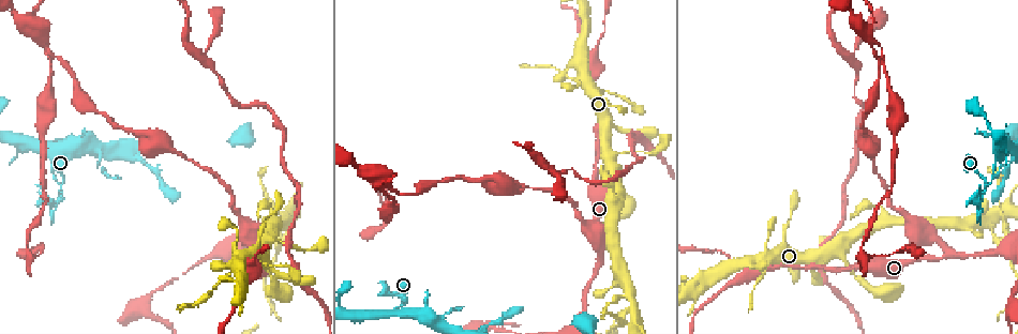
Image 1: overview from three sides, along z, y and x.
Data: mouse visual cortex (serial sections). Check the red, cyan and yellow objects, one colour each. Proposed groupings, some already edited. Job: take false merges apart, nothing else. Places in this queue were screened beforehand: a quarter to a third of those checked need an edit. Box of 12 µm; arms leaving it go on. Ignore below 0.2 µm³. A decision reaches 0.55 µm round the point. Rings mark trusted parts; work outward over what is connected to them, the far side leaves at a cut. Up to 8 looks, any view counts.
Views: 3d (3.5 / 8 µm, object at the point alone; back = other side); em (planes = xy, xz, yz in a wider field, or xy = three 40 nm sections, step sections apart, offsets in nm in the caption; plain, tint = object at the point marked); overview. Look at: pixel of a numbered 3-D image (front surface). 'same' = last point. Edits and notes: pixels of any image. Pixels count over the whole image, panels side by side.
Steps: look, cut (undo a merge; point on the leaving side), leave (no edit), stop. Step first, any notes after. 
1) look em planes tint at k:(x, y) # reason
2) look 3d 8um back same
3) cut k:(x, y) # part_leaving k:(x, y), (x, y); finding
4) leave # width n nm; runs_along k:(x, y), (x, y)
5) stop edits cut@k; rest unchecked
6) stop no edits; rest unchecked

look 3d 3.5um at 1:(404, 305) # sharp bend

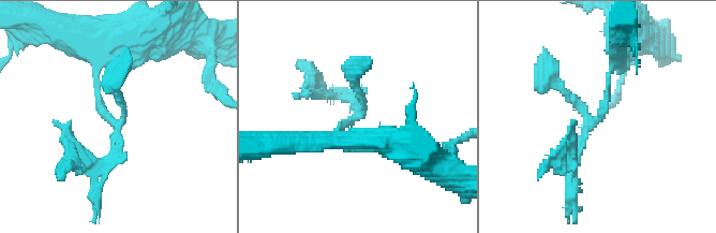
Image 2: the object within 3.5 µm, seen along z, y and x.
look em xy step 1 tint at 2:(121, 125) # shape alone is not enough

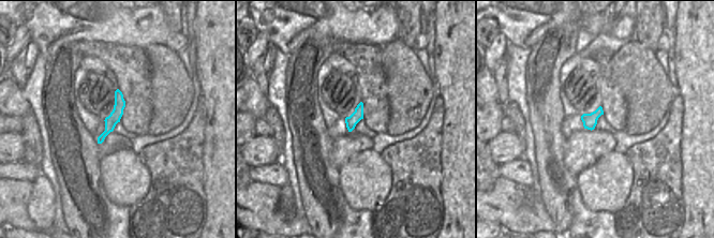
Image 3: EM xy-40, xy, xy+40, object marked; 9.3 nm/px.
leave # runs_along 2:(355, 71), (362, 113), (342, 137); all the same cell

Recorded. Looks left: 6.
look 3d 3.5um at 1:(284, 239) # abrupt turn

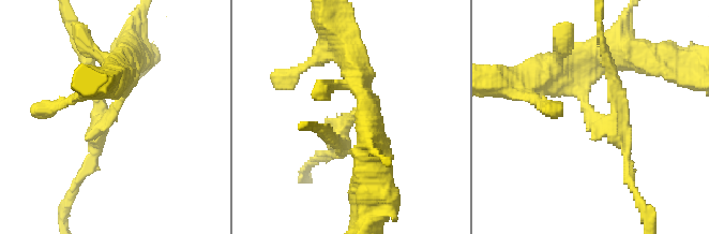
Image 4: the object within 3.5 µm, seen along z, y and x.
look em xy step 2 tint at 4:(101, 122)

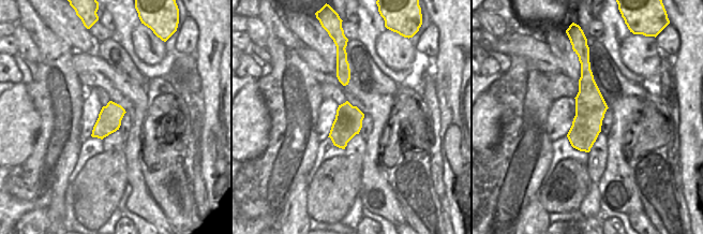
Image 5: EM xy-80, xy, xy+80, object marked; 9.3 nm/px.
cut 4:(91, 169) # a second cell is stuck on

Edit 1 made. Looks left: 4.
look overview

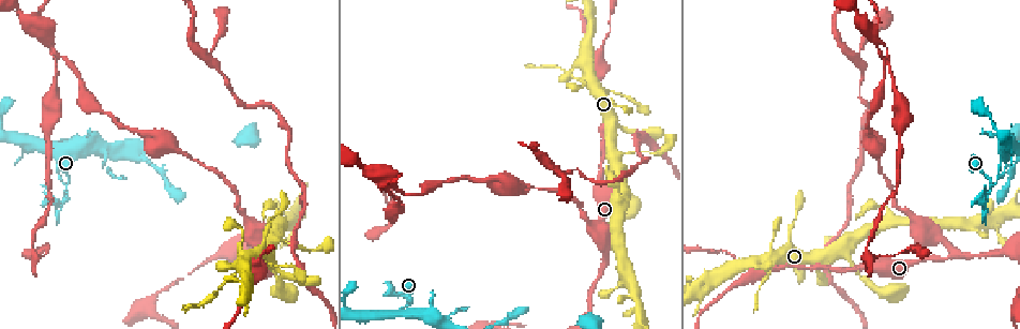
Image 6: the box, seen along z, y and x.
look 3d 3.5um at 6:(736, 282) # thick turns thin

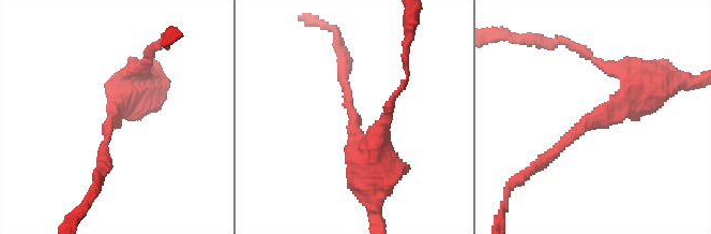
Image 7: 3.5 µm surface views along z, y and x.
look em planes tint at 7:(352, 112) # arm_widths 200, 450 nm

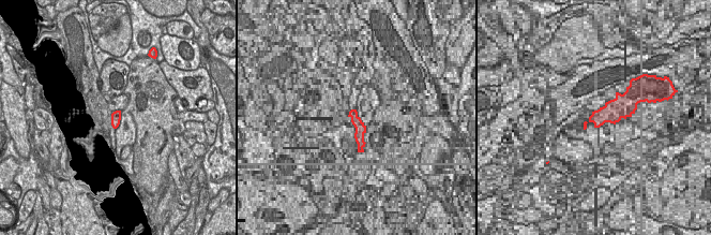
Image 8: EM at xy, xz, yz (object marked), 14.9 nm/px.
leave # runs_along 7:(644, 89), (591, 116), (536, 165); continuous, no second cell

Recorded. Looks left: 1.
stop edits cut@4; rest unchecked

